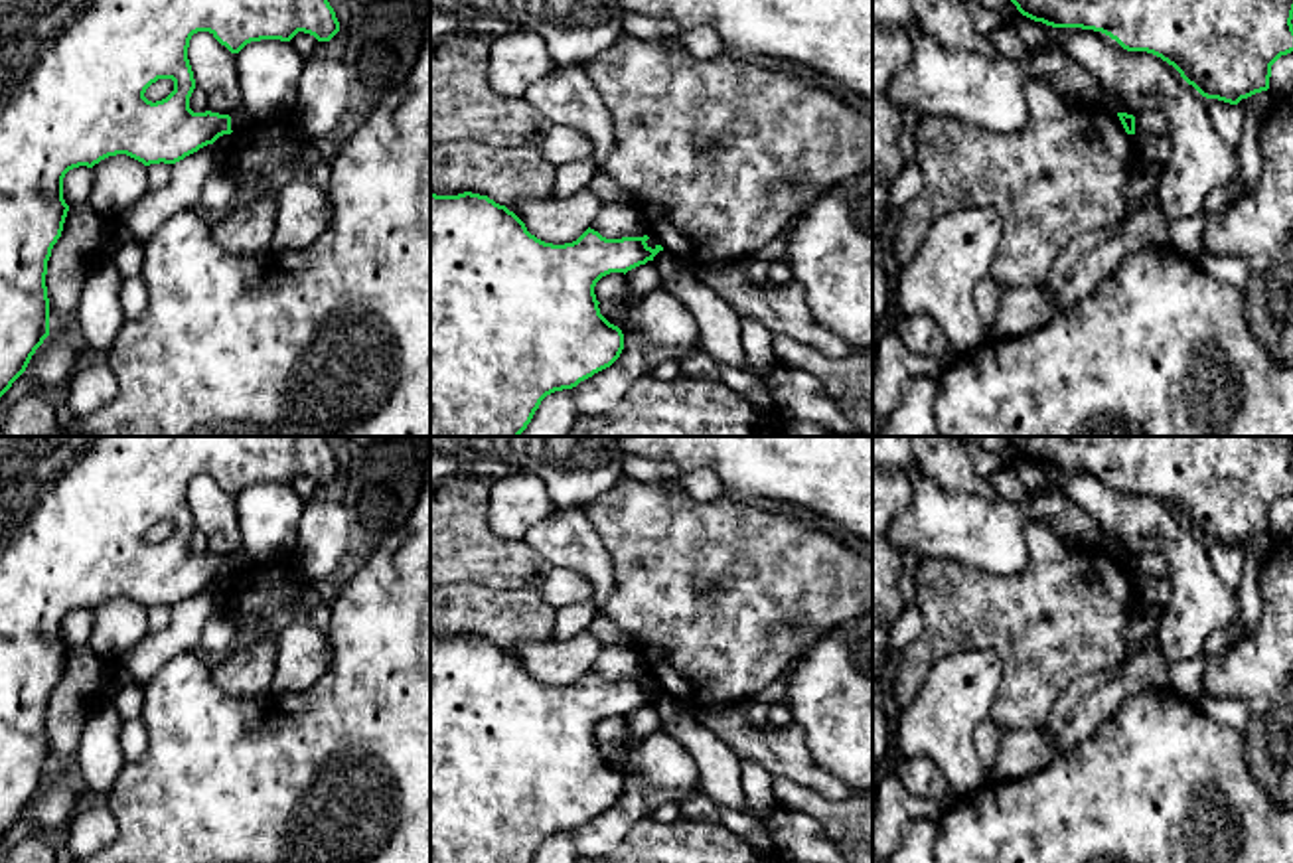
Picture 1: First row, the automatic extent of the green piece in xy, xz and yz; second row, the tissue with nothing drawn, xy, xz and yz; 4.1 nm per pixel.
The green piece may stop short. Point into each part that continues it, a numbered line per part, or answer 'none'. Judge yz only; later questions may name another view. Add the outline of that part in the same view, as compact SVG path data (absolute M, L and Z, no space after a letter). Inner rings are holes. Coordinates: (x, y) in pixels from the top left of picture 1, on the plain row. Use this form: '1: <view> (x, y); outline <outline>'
none

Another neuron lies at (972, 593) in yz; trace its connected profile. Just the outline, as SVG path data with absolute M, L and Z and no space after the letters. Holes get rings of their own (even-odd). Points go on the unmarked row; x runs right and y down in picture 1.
M1027 525L1028 563L1015 575L989 575L951 559L928 557L914 575L922 634L900 652L892 691L908 707L944 658L967 650L993 650L1001 660L1001 687L991 717L1001 729L1042 727L1056 699L1078 679L1119 666L1127 656L1127 630L1139 600L1133 577L1119 559L1068 543L1044 525Z

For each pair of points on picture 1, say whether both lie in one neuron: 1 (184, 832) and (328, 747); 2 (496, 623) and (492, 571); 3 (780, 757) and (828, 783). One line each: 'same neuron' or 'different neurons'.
1: same neuron
2: different neurons
3: same neuron

